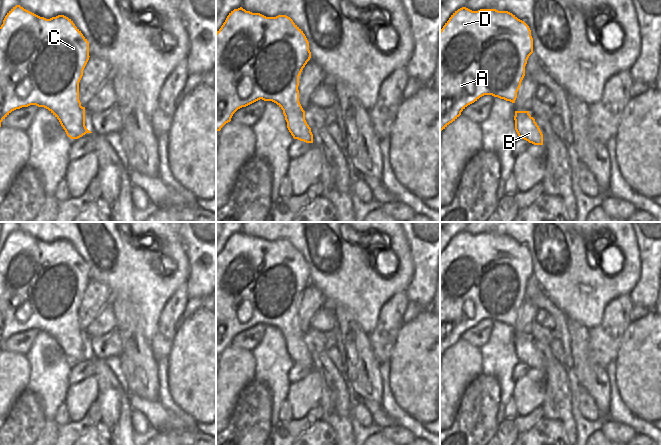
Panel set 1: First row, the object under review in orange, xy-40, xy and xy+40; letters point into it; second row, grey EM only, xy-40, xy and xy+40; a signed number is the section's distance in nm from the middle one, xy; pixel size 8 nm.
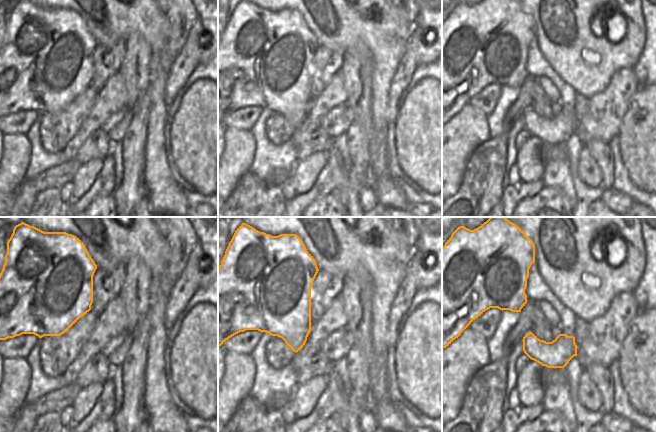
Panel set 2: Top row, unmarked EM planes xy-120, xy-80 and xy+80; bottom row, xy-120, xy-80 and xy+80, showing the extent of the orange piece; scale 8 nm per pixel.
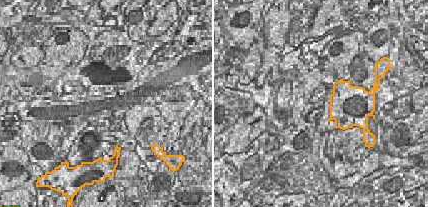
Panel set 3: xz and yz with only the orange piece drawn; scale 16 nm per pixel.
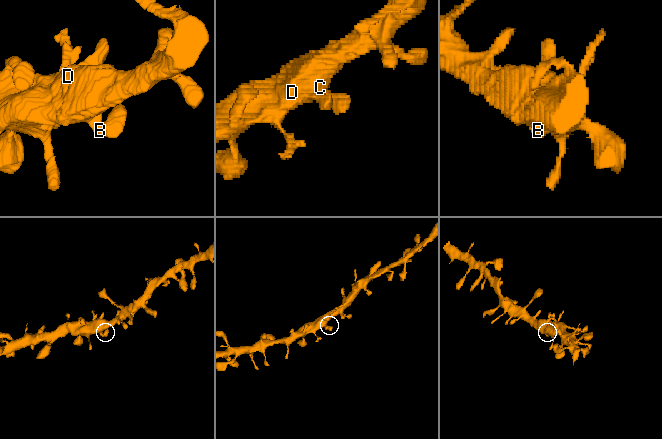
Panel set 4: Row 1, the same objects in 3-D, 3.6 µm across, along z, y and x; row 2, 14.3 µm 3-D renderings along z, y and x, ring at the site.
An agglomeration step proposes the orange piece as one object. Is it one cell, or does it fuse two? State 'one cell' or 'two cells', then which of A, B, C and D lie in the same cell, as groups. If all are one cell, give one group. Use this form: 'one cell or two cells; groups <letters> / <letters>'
one cell; groups A B C D

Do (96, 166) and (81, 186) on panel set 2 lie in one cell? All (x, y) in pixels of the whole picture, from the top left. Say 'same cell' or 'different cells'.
same cell

